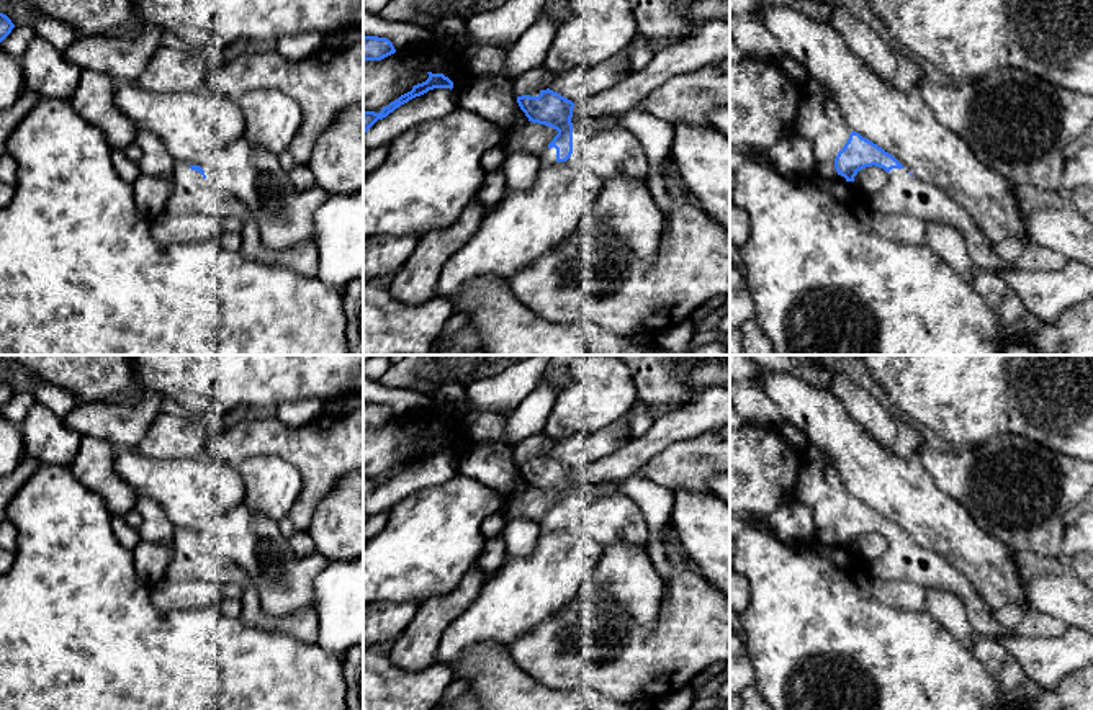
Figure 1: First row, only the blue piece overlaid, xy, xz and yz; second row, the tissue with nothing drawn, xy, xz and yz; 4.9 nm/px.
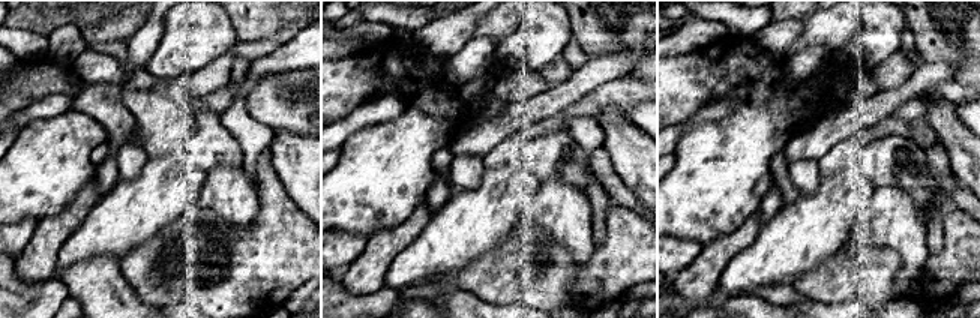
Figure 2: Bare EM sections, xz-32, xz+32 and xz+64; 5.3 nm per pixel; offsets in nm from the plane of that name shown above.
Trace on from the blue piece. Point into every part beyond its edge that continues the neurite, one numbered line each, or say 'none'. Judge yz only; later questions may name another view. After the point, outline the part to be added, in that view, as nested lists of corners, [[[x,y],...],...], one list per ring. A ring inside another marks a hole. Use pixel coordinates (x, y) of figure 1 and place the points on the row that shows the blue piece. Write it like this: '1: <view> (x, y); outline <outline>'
1: yz (912, 197); outline [[[892,169],[893,201],[880,201],[875,208],[884,214],[910,214],[921,221],[942,221],[959,229],[967,242],[970,258],[977,268],[1001,272],[1013,265],[1005,263],[995,244],[980,231],[975,221],[944,191],[908,173],[906,169]]]

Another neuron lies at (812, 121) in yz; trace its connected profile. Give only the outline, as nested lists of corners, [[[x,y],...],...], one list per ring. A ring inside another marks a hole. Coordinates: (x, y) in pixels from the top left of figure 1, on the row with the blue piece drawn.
[[[816,85],[803,88],[795,124],[795,131],[802,137],[813,142],[830,128],[831,123],[825,113],[828,98],[828,93]]]

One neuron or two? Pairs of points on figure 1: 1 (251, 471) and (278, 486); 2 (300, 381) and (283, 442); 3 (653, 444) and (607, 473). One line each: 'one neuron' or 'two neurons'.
1: one neuron
2: two neurons
3: one neuron

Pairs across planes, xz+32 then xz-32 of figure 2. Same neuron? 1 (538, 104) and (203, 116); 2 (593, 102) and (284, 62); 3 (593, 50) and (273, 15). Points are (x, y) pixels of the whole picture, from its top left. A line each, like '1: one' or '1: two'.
1: two
2: two
3: one

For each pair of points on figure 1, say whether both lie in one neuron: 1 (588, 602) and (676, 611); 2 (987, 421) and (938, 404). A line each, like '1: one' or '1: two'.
1: one
2: one

